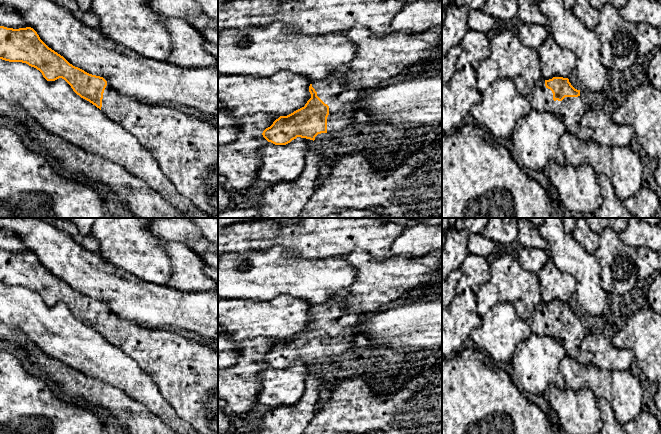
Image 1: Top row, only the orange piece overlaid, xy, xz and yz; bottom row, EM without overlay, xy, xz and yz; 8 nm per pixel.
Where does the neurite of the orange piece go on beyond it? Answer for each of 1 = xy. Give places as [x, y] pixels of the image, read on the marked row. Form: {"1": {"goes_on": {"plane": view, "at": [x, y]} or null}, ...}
{"1": {"goes_on": {"plane": "xy", "at": [186, 148]}}}

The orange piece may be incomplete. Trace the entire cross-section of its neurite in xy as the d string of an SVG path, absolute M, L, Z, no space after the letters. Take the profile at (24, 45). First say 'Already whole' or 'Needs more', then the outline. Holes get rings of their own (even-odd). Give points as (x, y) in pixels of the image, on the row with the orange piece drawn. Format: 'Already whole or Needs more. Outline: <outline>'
Needs more. Outline: M0 26L0 59L26 63L39 70L47 81L64 79L77 95L131 133L154 157L181 195L211 218L218 218L218 127L209 121L184 114L175 106L154 105L117 92L103 77L70 64L49 48L31 27L13 29Z

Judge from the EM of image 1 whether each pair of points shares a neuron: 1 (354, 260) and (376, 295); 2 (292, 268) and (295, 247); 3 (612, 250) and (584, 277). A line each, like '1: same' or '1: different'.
1: same
2: different
3: different

